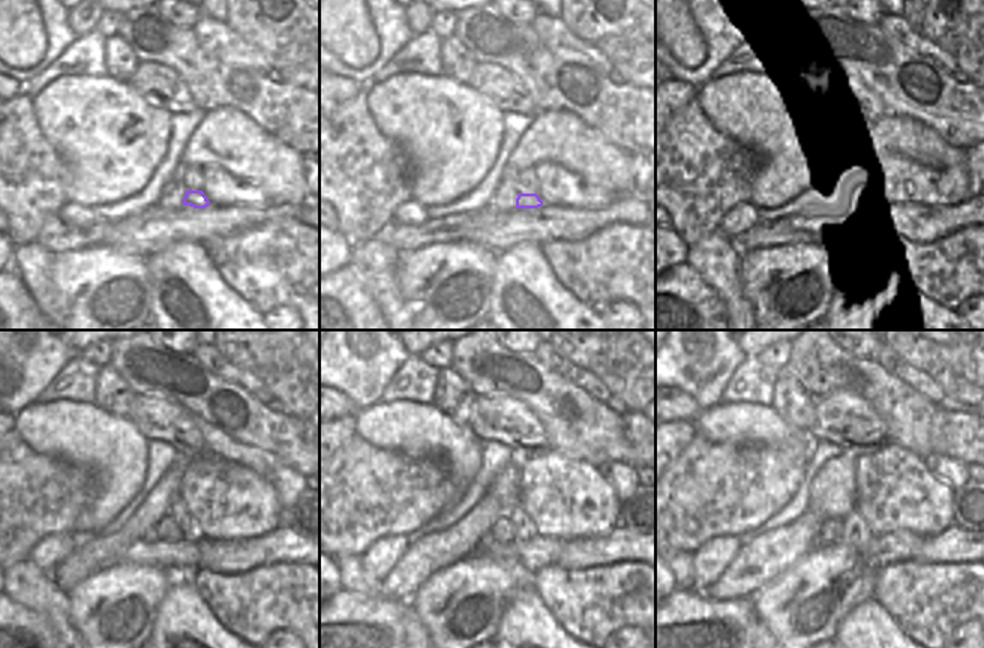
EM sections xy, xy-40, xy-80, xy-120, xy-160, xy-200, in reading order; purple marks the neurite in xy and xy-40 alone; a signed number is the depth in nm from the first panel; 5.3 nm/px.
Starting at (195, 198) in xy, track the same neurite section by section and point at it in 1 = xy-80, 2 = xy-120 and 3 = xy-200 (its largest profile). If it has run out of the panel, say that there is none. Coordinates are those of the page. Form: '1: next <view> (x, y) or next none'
1: next xy-80 (848, 197)
2: next xy-120 (167, 530)
3: next xy-200 (831, 530)

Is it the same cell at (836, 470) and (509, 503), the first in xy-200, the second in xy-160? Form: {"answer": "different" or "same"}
{"answer": "same"}

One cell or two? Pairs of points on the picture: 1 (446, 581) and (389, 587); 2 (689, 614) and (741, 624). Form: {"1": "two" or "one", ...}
{"1": "two", "2": "one"}

